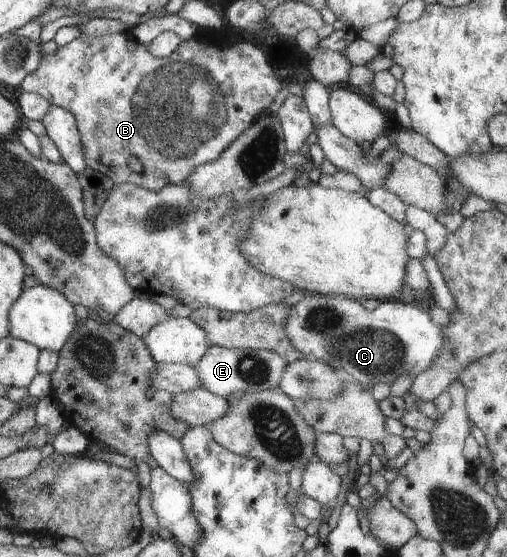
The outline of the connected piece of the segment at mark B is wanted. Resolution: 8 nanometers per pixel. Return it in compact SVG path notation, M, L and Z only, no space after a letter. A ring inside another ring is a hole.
M125 32L106 34L106 36L88 36L88 34L80 33L80 36L76 40L72 40L72 42L69 42L65 46L58 47L56 52L44 54L39 68L23 81L21 87L23 91L38 94L38 96L46 98L51 105L65 108L74 115L78 130L80 130L80 136L82 136L82 146L84 146L84 156L86 156L88 169L101 172L104 176L111 178L116 184L122 184L122 182L128 181L130 184L134 184L134 186L143 186L146 190L160 192L160 190L166 188L166 185L174 184L176 186L176 184L186 181L187 177L199 165L215 161L220 154L226 152L232 142L242 137L251 128L256 120L256 116L266 112L266 108L272 104L274 96L278 94L280 86L282 84L276 78L272 66L268 64L264 52L257 45L250 44L250 40L245 42L240 38L233 39L227 33L227 36L220 42L218 39L213 38L212 35L204 34L201 37L183 40L180 42L180 46L172 54L165 56L165 58L154 58L148 52L147 45L136 42L136 39L133 38L130 32ZM132 156L136 160L140 160L140 166L142 166L140 172L136 172L136 170L130 168L130 158Z

